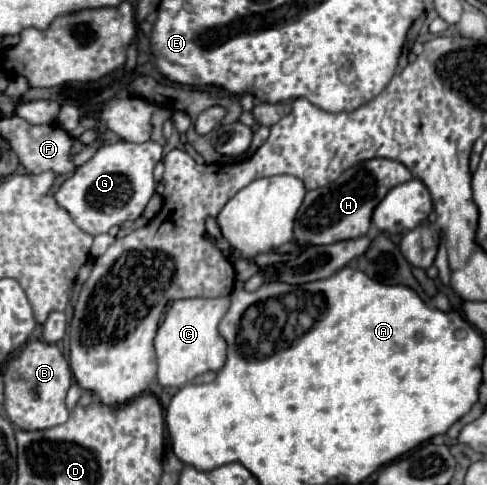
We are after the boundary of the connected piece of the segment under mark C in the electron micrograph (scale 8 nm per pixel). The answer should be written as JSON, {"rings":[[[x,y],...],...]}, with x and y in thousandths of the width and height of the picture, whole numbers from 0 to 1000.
{"rings":[[[472,612],[366,616],[345,629],[333,670],[316,695],[324,736],[324,790],[333,798],[374,798],[423,765],[452,765],[464,744],[464,703],[448,691],[448,666],[464,649]]]}

